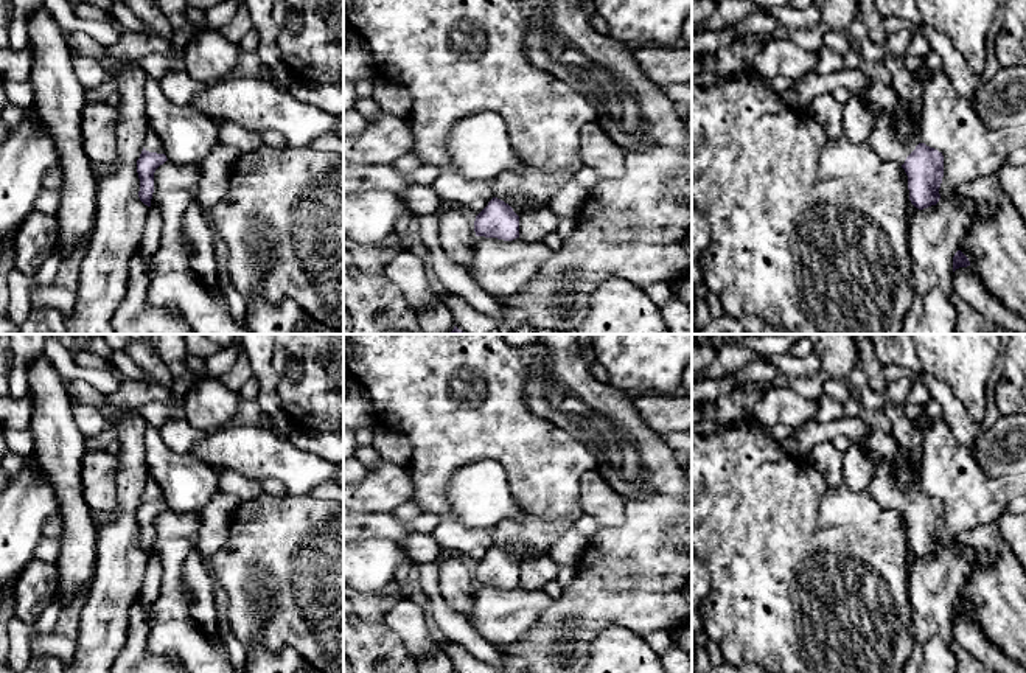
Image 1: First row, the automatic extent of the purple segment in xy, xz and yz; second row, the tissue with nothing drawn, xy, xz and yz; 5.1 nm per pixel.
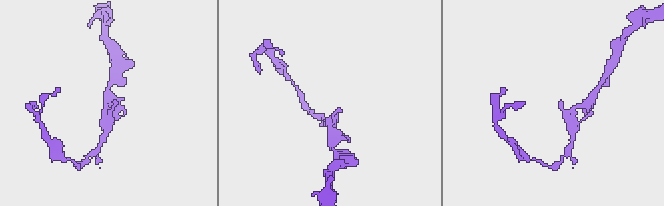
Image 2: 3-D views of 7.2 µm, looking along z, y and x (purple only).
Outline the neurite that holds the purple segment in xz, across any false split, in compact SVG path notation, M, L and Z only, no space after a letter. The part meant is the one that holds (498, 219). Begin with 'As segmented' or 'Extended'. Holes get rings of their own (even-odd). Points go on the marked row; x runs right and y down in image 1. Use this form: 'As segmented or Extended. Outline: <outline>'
Extended. Outline: M502 173L497 183L501 190L494 190L493 199L476 216L474 232L476 236L513 241L519 238L519 216L508 204L516 196L518 182L511 173Z

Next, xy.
Extended. Outline: M148 129L143 151L140 154L140 159L137 160L137 173L140 179L138 197L148 207L151 207L154 193L154 173L166 160L168 159L165 155L162 140L152 129Z

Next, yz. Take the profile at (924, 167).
Extended. Outline: M872 79L860 93L874 112L867 143L883 163L900 165L908 176L911 204L919 208L936 205L944 177L944 155L927 146L919 131L913 135L903 124L902 103L889 84Z

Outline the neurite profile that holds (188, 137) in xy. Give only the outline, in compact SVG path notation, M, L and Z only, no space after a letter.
M146 76L143 96L149 129L162 140L166 159L174 165L201 166L218 145L218 123L193 106L171 103L152 76Z

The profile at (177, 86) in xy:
M171 68L160 79L160 87L171 103L191 106L193 99L207 89L207 84L196 81L185 70Z

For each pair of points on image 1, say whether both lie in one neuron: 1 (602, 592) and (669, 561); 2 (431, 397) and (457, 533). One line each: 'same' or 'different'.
1: same
2: different

